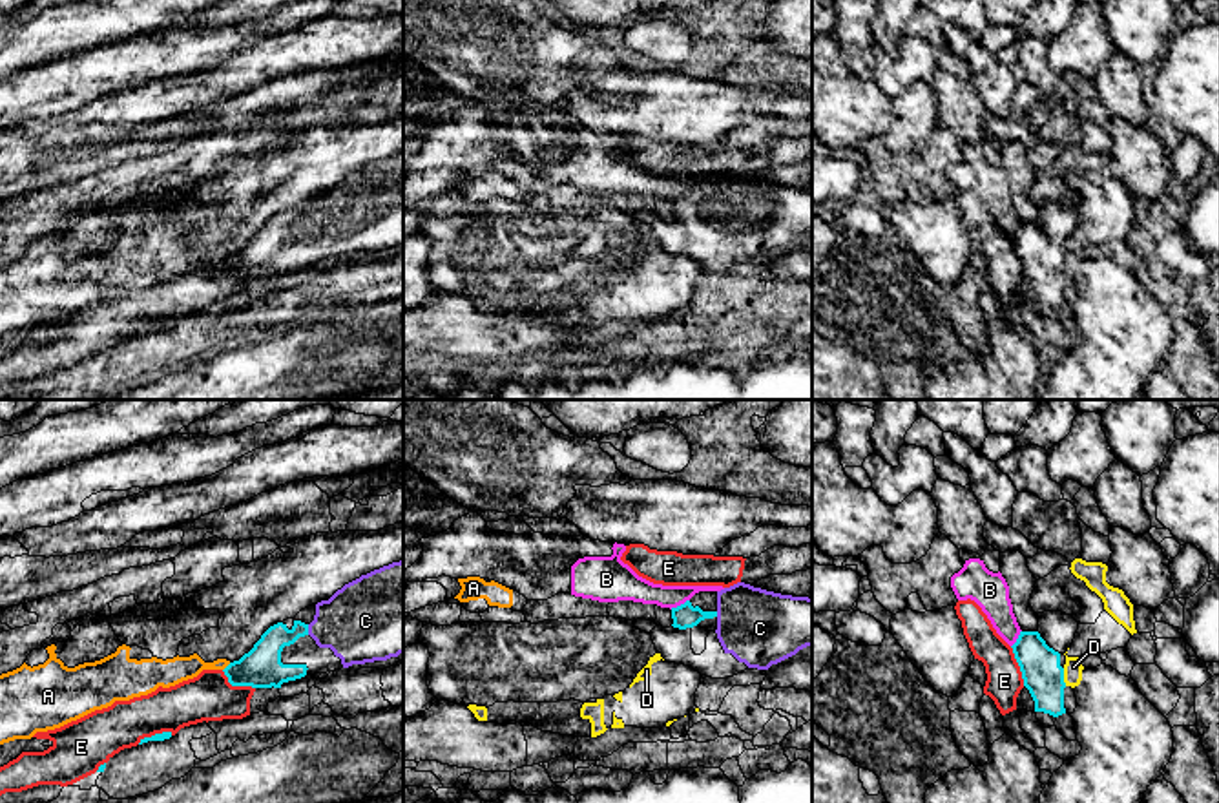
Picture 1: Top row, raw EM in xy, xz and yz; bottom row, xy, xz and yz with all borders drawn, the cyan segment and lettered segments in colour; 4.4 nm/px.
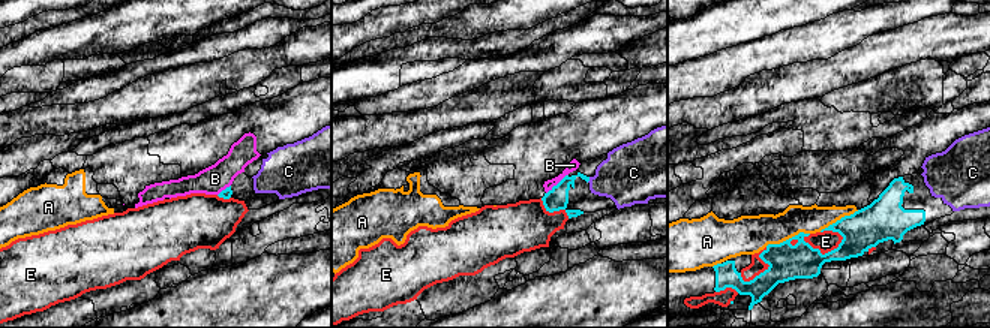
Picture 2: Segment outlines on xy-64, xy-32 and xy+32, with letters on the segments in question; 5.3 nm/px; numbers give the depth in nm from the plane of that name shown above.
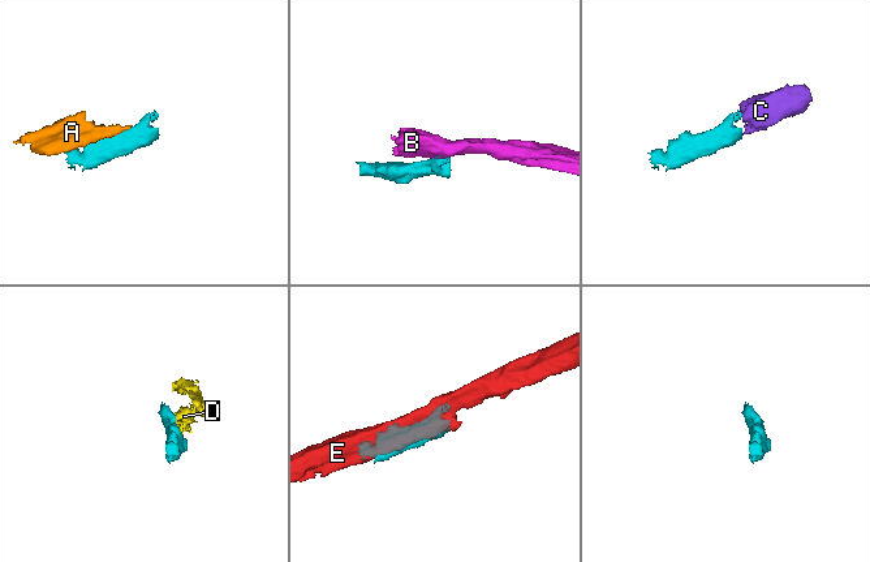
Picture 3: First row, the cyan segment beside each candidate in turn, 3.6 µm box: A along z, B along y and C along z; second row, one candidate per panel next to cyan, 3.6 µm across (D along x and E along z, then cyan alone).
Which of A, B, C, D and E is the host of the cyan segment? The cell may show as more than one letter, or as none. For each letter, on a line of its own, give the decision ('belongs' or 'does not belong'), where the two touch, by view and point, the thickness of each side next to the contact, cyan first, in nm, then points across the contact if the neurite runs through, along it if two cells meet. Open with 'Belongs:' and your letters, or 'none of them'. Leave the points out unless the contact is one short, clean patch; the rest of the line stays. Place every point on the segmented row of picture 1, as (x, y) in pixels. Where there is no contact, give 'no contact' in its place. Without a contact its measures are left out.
Belongs: C
A: does not belong | xy (227, 667) | 180/120 nm
B: does not belong | xz (681, 604) | 110/130 nm | along xz (688, 599), (670, 608)
C: belongs | xy (307, 630) | 170/360 nm
D: does not belong | yz (1062, 677) | 180/80 nm
E: does not belong | yz (1019, 665) | 180/160 nm

